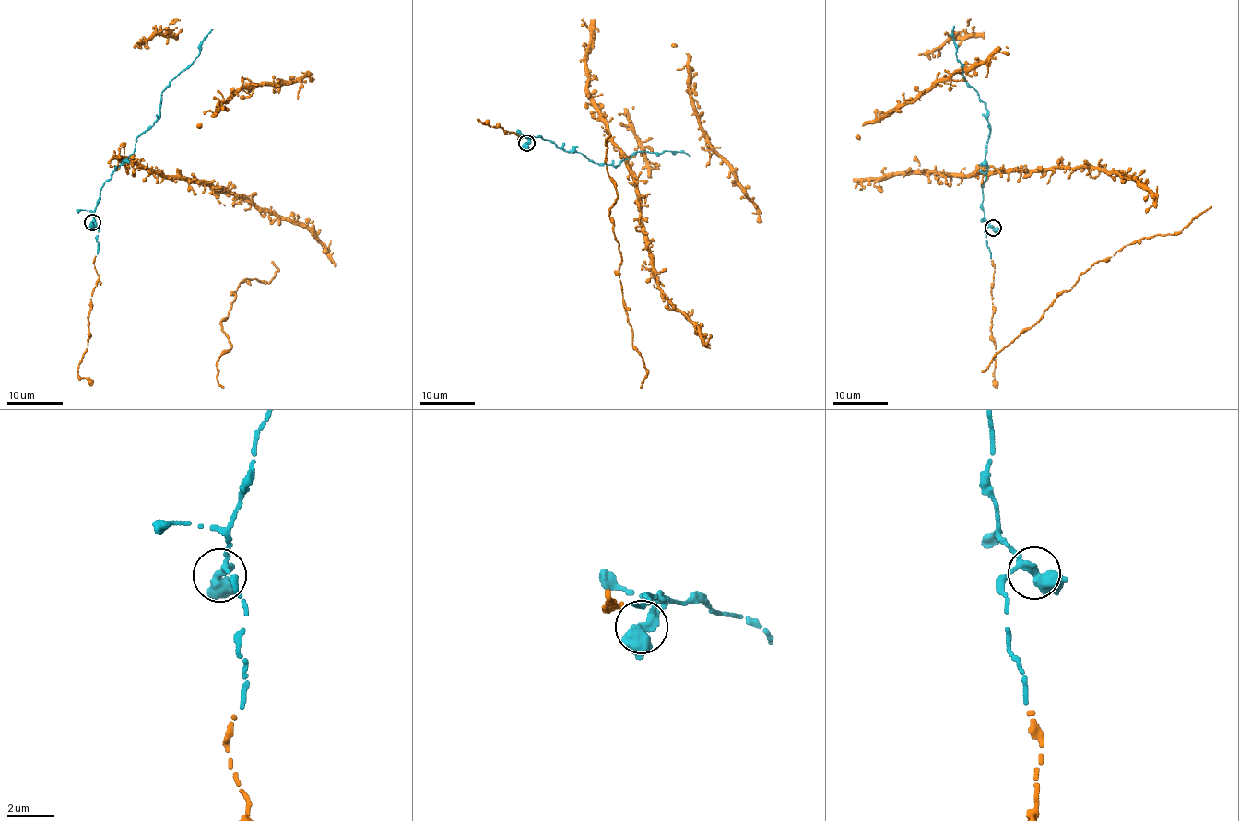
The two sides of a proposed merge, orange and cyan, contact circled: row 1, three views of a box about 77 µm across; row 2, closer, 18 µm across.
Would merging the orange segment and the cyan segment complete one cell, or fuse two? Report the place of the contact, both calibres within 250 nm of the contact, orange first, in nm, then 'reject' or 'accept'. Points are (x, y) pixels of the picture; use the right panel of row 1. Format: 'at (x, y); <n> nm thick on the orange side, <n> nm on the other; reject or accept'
at (993, 228); 70 nm thick on the orange side, 320 nm on the other; accept

